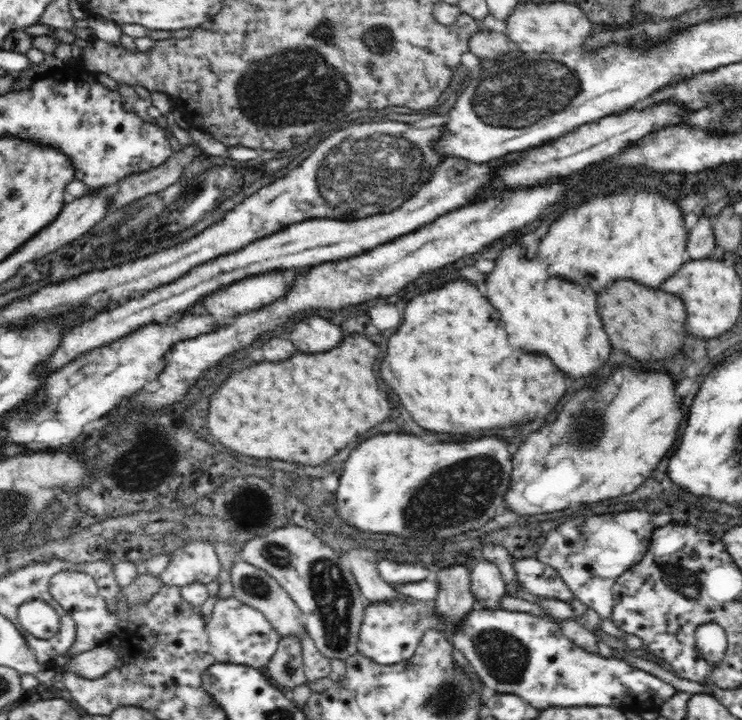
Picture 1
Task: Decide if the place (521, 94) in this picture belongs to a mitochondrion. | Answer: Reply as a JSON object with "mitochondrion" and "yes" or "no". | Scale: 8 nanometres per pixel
{"mitochondrion":"yes"}

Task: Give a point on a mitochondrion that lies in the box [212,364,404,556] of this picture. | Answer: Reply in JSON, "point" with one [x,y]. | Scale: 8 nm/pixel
{"point":[281,477]}

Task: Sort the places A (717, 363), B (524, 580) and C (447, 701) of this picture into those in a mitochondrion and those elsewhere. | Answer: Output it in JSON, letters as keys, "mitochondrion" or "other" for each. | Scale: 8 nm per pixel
{"A":"other","B":"other","C":"mitochondrion"}

